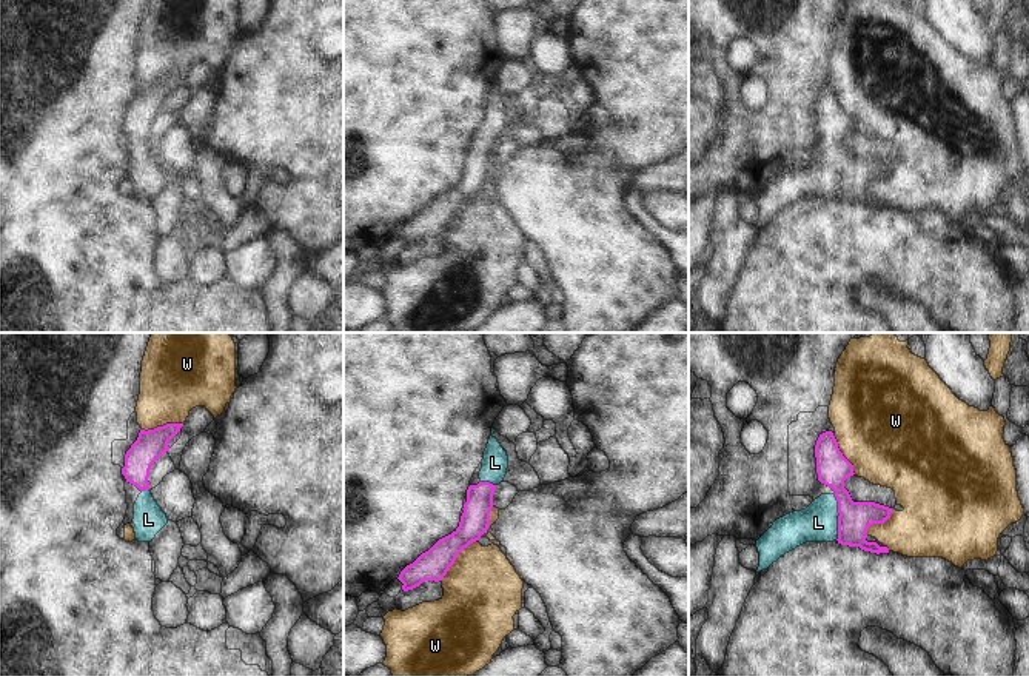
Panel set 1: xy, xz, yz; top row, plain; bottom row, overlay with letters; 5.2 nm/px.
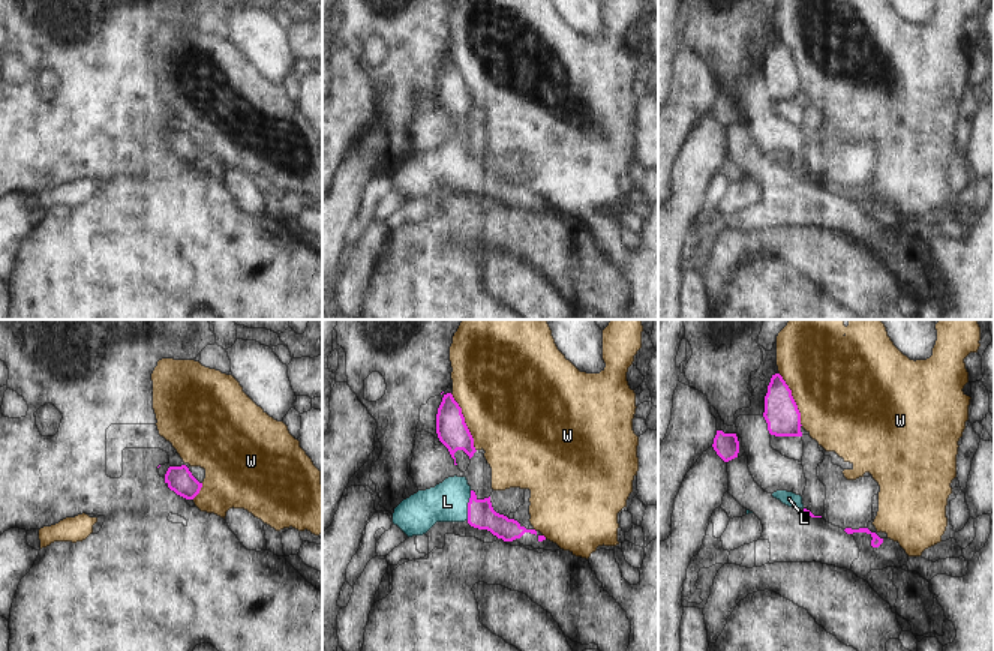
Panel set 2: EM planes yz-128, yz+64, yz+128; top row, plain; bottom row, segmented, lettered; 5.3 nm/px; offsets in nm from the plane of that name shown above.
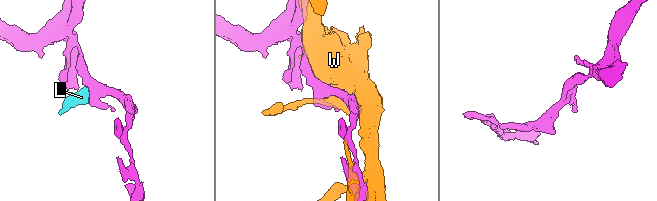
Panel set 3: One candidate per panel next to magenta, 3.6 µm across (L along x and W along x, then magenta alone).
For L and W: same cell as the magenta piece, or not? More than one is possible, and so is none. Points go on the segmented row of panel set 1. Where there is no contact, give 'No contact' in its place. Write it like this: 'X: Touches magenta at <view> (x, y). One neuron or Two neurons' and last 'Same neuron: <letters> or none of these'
L: Touches magenta at yz (838, 518). One neuron
W: Touches magenta at xz (455, 559). Two neurons
Same neuron: L.

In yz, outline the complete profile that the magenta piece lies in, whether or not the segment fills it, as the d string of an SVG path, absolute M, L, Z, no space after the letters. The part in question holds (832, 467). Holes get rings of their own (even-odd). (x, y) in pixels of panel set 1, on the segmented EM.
M832 431L820 434L815 445L818 480L830 487L833 494L821 494L806 510L789 513L773 522L773 525L756 540L759 553L759 567L756 573L767 570L786 553L795 550L806 542L833 542L841 545L860 547L870 553L889 553L887 547L880 547L876 542L867 542L867 528L873 524L884 524L892 513L892 508L875 502L853 502L849 491L844 488L844 480L853 476L853 465L843 456L838 442Z

